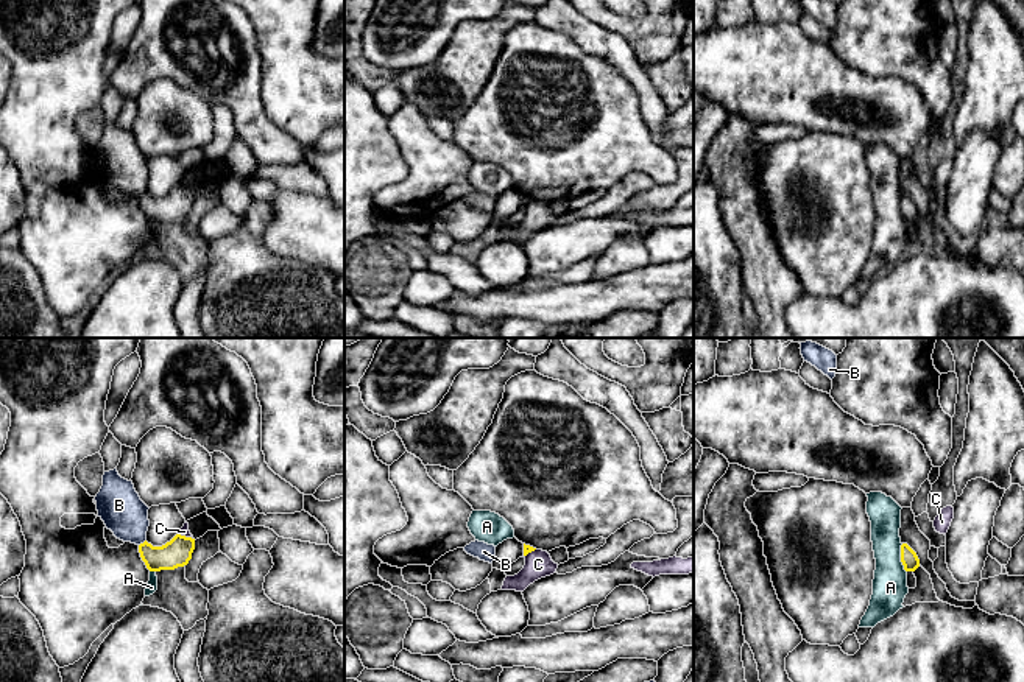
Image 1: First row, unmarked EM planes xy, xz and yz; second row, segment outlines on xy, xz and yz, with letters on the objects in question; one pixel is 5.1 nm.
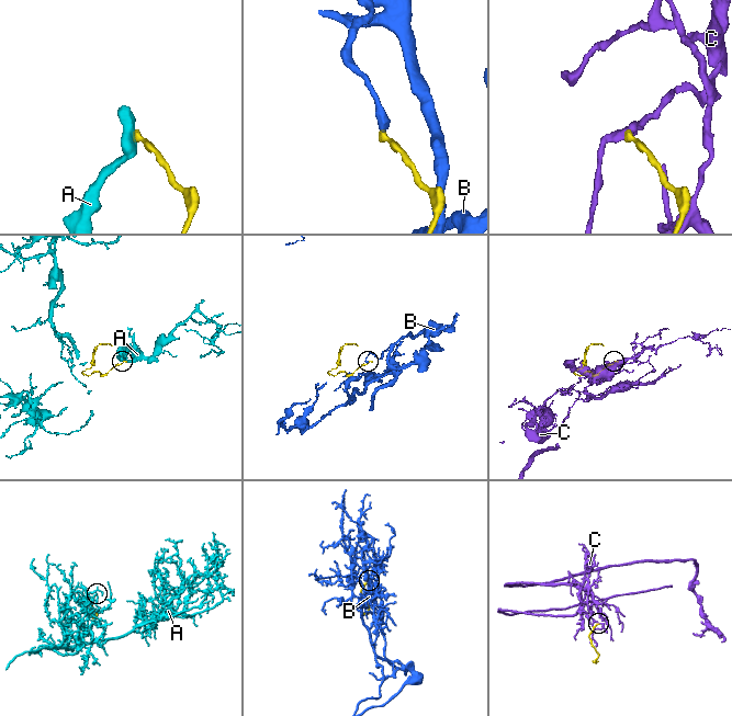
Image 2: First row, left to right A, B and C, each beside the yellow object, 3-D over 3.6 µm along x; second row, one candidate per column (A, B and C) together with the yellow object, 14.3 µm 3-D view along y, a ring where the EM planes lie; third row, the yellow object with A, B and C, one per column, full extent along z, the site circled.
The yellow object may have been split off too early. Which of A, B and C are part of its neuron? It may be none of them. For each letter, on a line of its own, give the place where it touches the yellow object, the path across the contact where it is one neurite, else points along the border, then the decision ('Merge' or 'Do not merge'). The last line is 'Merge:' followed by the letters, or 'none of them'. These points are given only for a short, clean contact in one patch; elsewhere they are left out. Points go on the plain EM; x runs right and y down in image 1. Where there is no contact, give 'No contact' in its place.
A: Touches yellow at yz (901, 209). Boundary: yz (901, 195), (901, 215), (906, 223). Do not merge
B: Touches yellow at xy (144, 193). Boundary: xy (145, 190), (139, 196). Do not merge
C: Touches yellow at xy (184, 187). Do not merge
Merge: none of them

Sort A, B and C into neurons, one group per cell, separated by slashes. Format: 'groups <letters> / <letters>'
groups A / B / C

